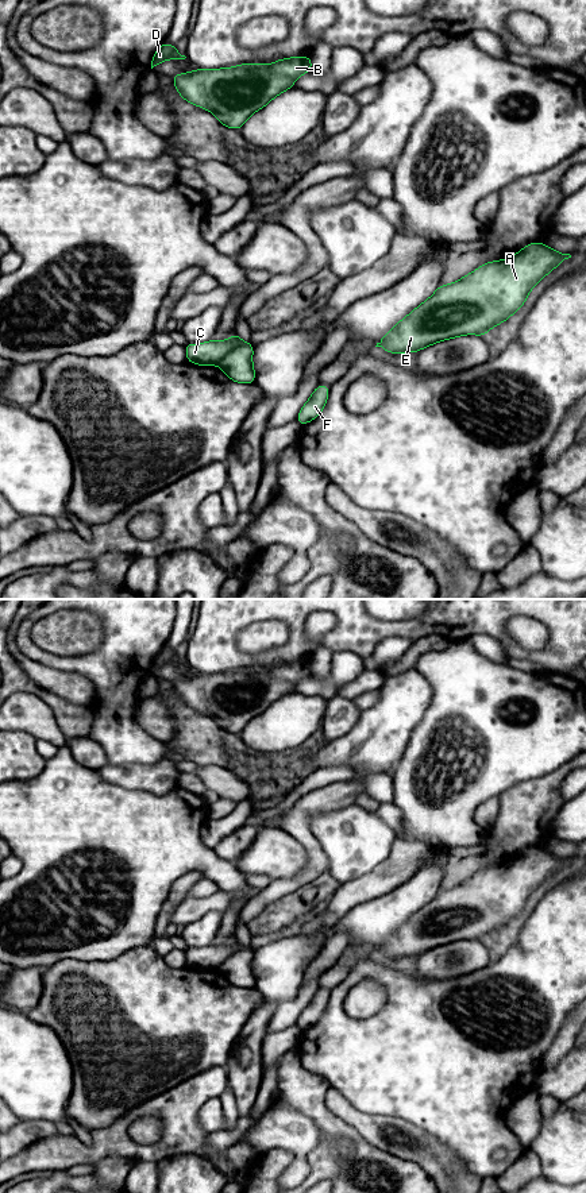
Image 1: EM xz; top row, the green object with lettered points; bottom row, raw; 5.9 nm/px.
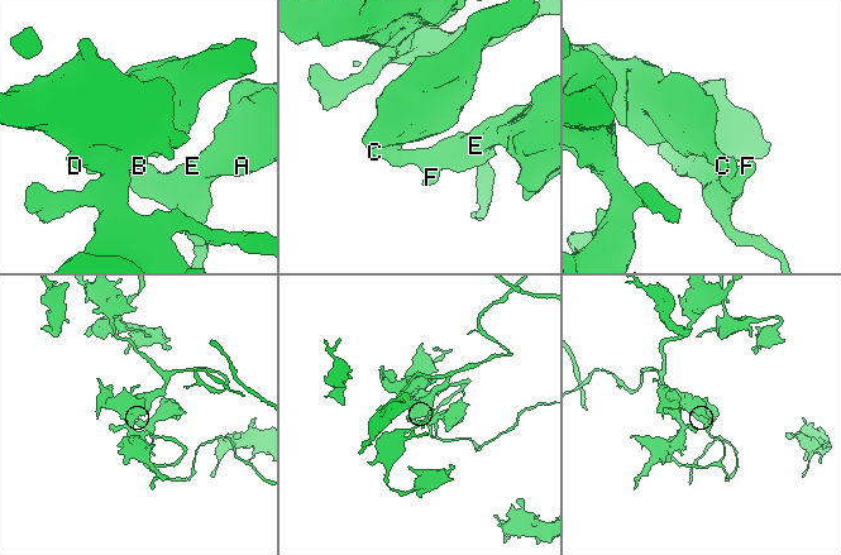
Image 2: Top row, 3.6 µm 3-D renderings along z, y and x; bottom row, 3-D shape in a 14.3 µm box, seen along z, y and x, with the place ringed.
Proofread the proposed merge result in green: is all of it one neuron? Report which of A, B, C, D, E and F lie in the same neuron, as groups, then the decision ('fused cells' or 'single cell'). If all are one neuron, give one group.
groups A B D E F / C; fused cells

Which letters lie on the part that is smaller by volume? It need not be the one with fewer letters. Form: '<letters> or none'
C

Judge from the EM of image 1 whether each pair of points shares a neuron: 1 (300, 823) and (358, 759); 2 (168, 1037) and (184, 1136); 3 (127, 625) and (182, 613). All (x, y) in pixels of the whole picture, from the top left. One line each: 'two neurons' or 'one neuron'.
1: two neurons
2: two neurons
3: two neurons

